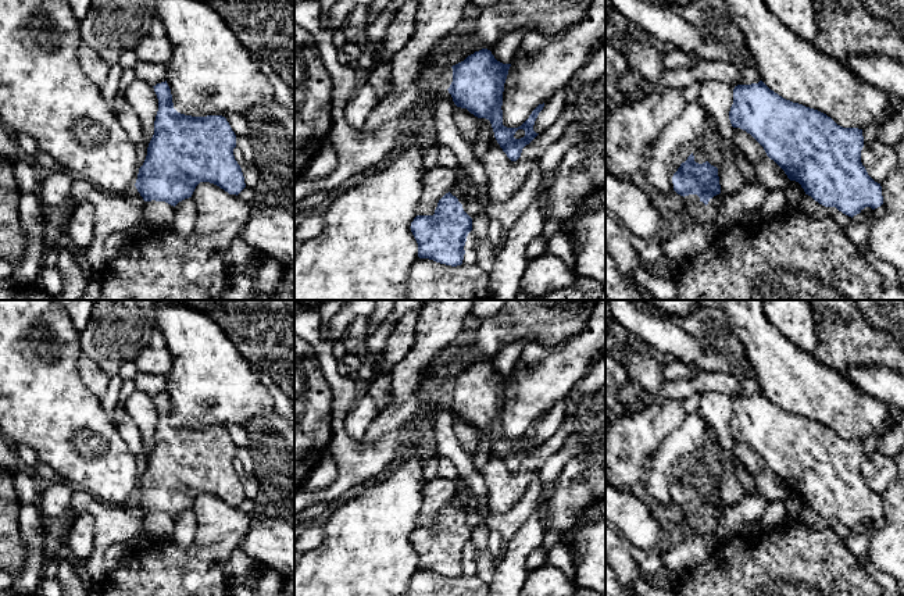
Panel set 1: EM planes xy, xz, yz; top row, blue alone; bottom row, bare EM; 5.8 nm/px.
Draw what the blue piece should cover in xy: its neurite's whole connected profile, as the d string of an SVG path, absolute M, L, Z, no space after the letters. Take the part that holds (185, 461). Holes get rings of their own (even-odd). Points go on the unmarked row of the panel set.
M167 392L153 399L158 410L154 446L135 495L143 511L165 513L175 518L179 513L192 508L200 493L214 495L229 506L237 507L246 495L242 479L233 467L236 446L226 429L222 427L192 428L181 425L174 420Z

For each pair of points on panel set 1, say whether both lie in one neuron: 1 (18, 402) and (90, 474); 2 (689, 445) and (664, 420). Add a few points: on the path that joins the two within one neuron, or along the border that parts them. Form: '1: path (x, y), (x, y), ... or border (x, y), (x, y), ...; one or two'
1: path (36, 420), (72, 456); one
2: border (688, 414), (653, 454); two

